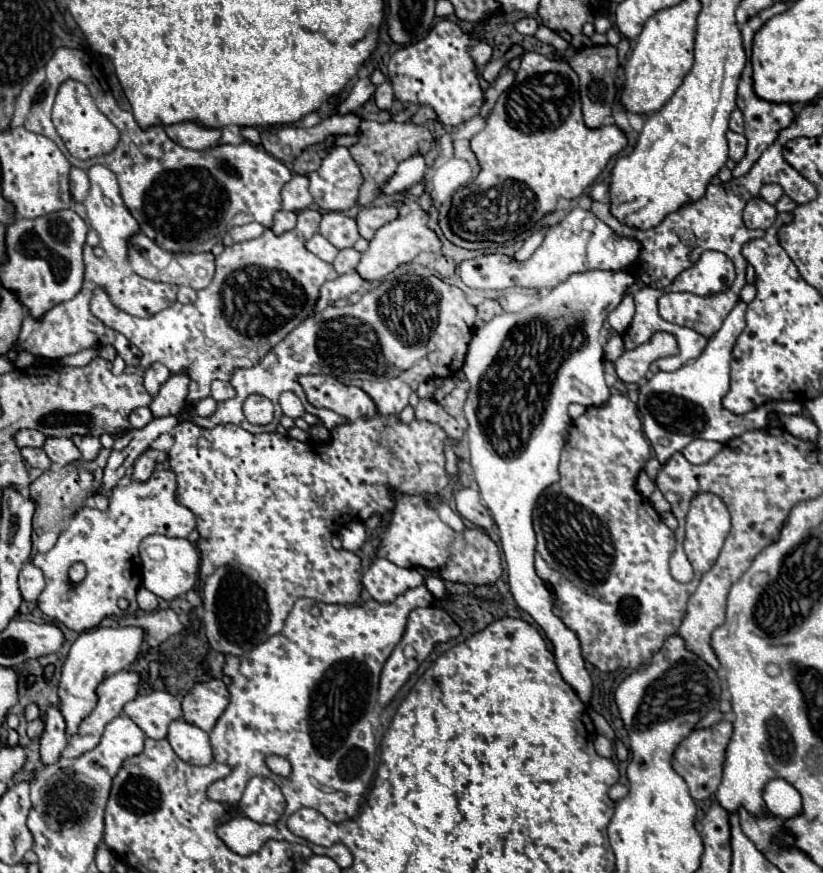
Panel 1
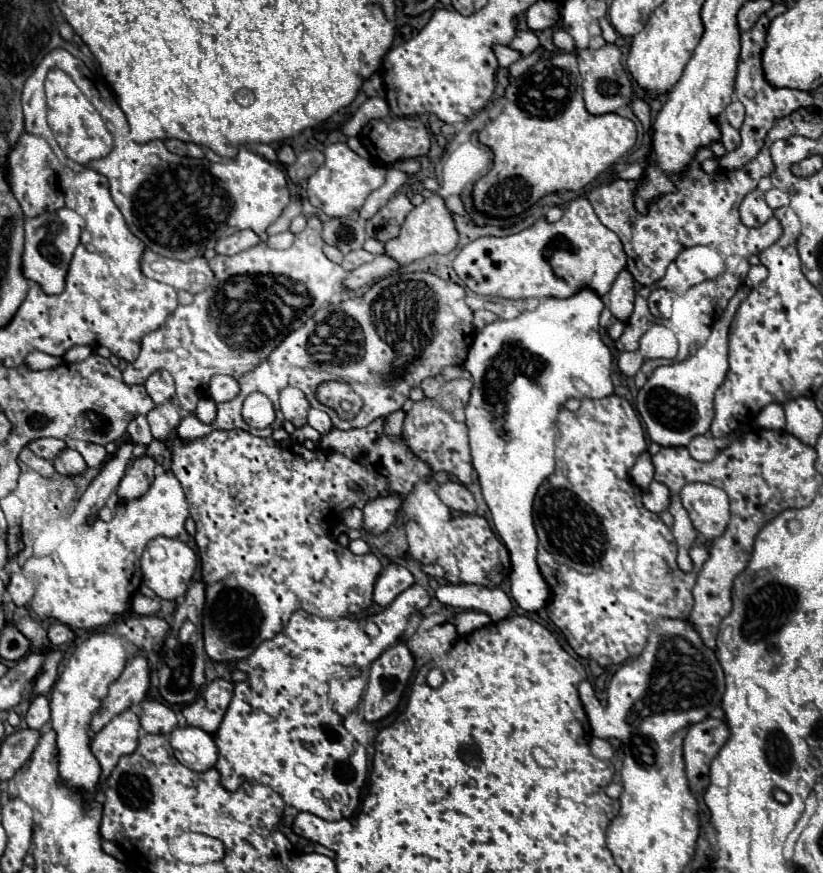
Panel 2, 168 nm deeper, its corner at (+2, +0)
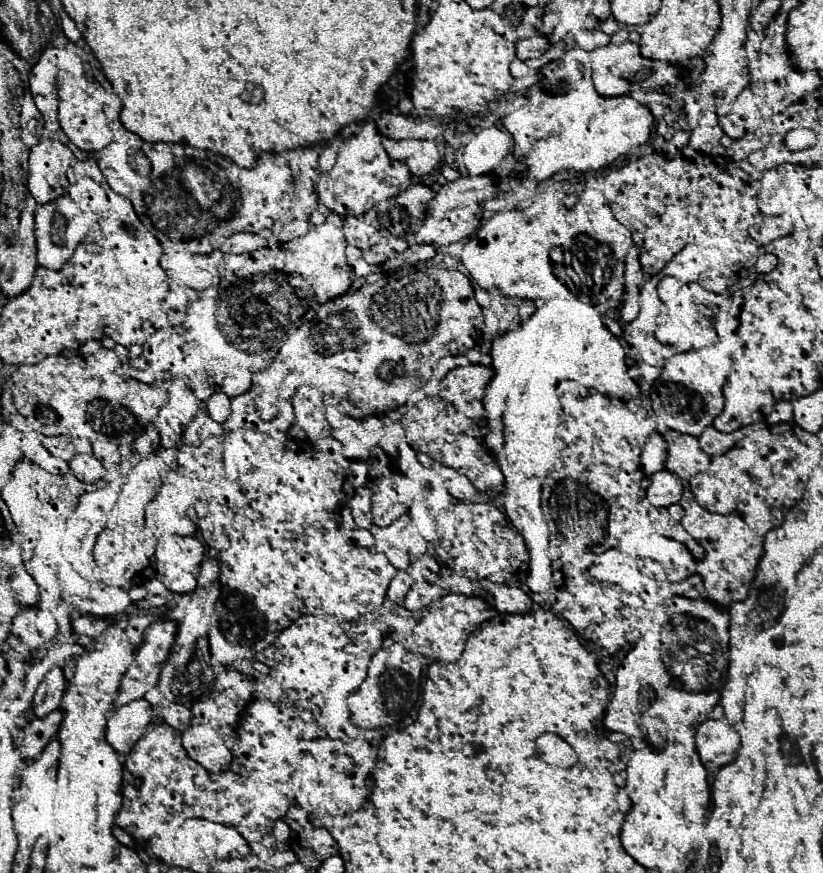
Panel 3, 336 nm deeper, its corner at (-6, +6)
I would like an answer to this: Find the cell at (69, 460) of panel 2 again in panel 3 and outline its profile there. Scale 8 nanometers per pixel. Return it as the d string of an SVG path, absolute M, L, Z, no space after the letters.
M75 454L69 460L69 468L71 468L71 474L81 480L95 480L105 472L103 464L97 462L91 454Z

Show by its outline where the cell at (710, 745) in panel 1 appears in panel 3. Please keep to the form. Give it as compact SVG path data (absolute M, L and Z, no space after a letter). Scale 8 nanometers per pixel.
M711 718L695 730L695 740L699 760L703 766L709 766L711 772L729 764L739 748L737 732L729 724Z

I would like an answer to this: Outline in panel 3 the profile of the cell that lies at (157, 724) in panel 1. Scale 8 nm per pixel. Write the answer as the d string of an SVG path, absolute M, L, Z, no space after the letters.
M171 702L171 704L163 710L163 722L169 724L169 726L173 726L175 730L183 730L183 728L187 728L187 724L189 724L189 712L187 712L181 704Z

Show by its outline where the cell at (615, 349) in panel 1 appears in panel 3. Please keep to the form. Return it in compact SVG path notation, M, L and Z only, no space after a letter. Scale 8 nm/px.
M627 292L623 306L621 306L621 318L623 318L623 322L631 322L633 318L637 318L637 314L639 314L637 292Z

